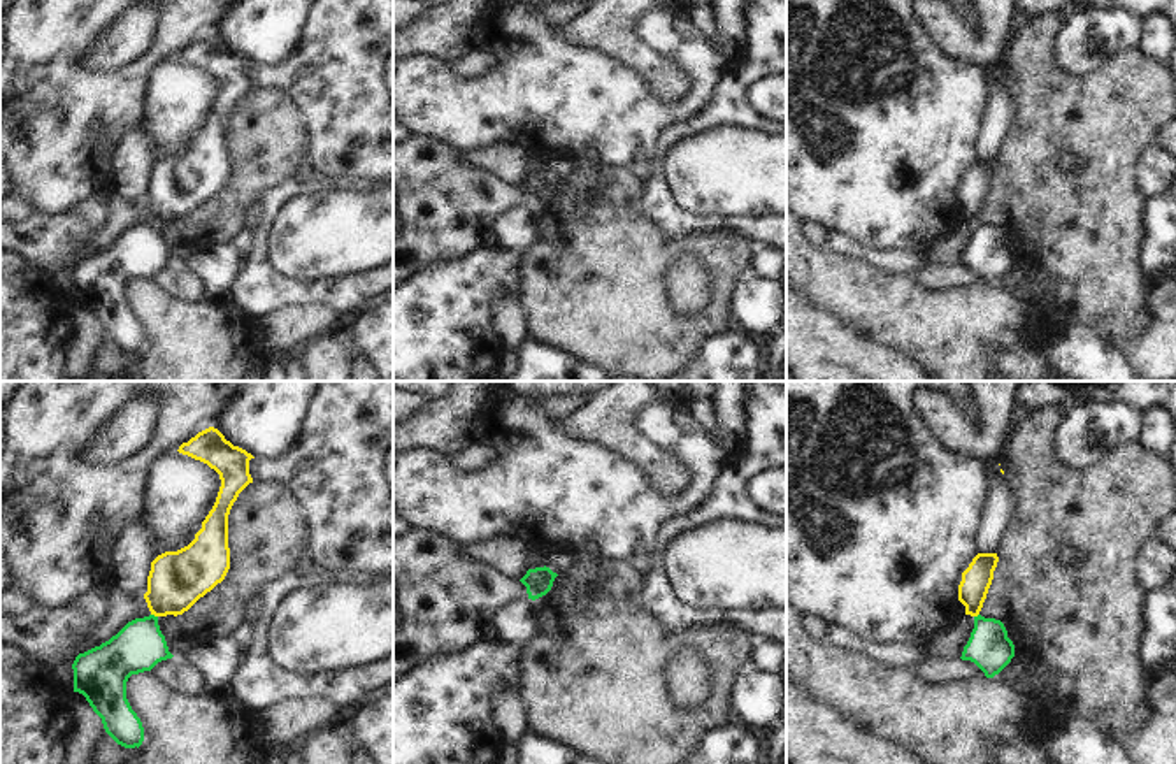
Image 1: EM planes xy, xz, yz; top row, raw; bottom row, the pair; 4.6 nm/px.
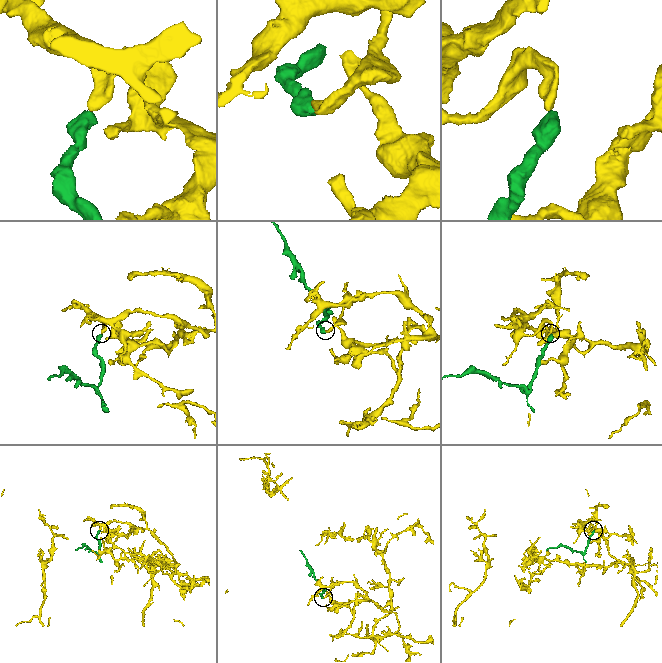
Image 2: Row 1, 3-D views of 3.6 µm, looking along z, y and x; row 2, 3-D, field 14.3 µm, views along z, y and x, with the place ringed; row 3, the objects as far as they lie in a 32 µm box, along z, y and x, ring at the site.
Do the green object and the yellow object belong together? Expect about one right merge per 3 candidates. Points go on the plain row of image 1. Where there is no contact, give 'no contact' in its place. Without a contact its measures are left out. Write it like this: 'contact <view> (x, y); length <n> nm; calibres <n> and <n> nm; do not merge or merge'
contact xy (153, 222); length 40 nm; calibres 220 and 260 nm; do not merge

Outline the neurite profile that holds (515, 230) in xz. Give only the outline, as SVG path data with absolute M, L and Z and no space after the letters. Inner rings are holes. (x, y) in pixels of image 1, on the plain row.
M521 205L500 213L493 225L490 239L507 251L525 251L535 242L534 207Z

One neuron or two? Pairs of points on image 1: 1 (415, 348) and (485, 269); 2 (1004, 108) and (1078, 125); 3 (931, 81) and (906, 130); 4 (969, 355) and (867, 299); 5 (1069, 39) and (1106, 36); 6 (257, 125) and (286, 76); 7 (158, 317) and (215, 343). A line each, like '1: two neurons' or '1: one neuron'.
1: one neuron
2: two neurons
3: one neuron
4: one neuron
5: one neuron
6: two neurons
7: one neuron

